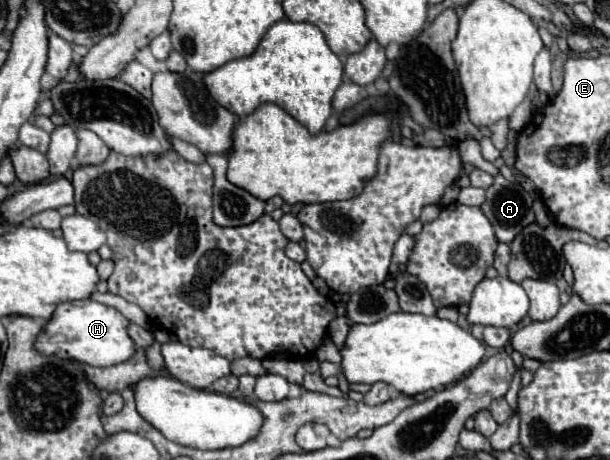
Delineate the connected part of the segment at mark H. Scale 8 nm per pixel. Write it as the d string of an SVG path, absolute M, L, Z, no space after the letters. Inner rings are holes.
M82 299L82 301L66 301L60 303L54 315L46 321L34 347L42 355L50 355L50 351L60 359L72 359L94 367L110 367L122 361L128 361L134 355L134 341L126 333L128 319L116 309Z

